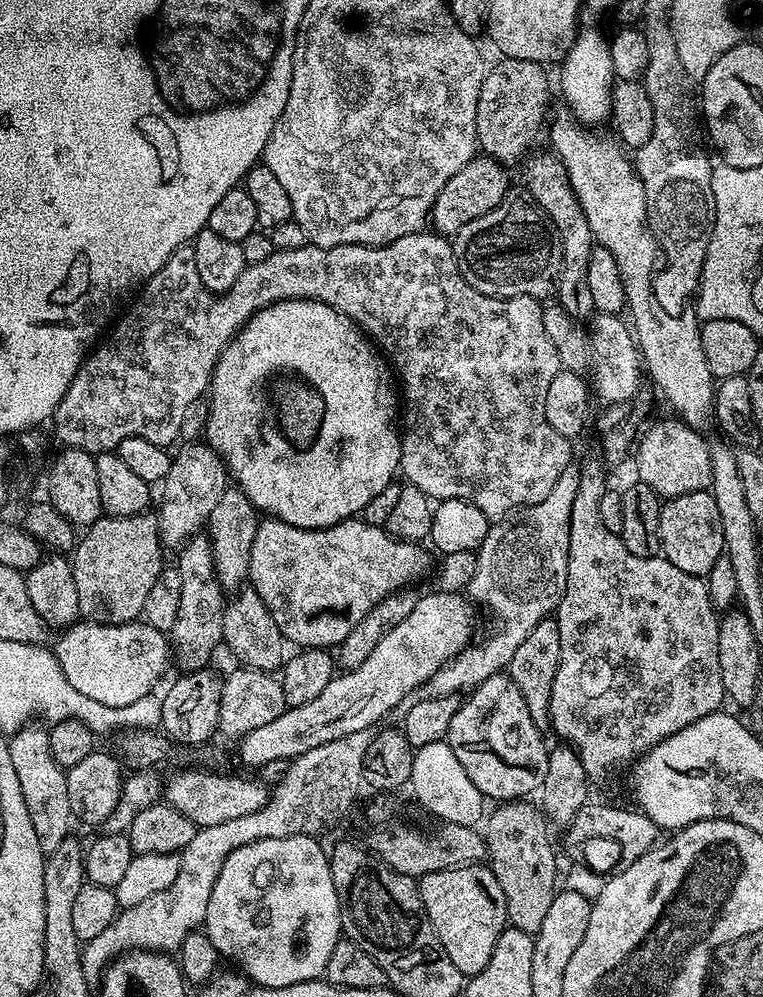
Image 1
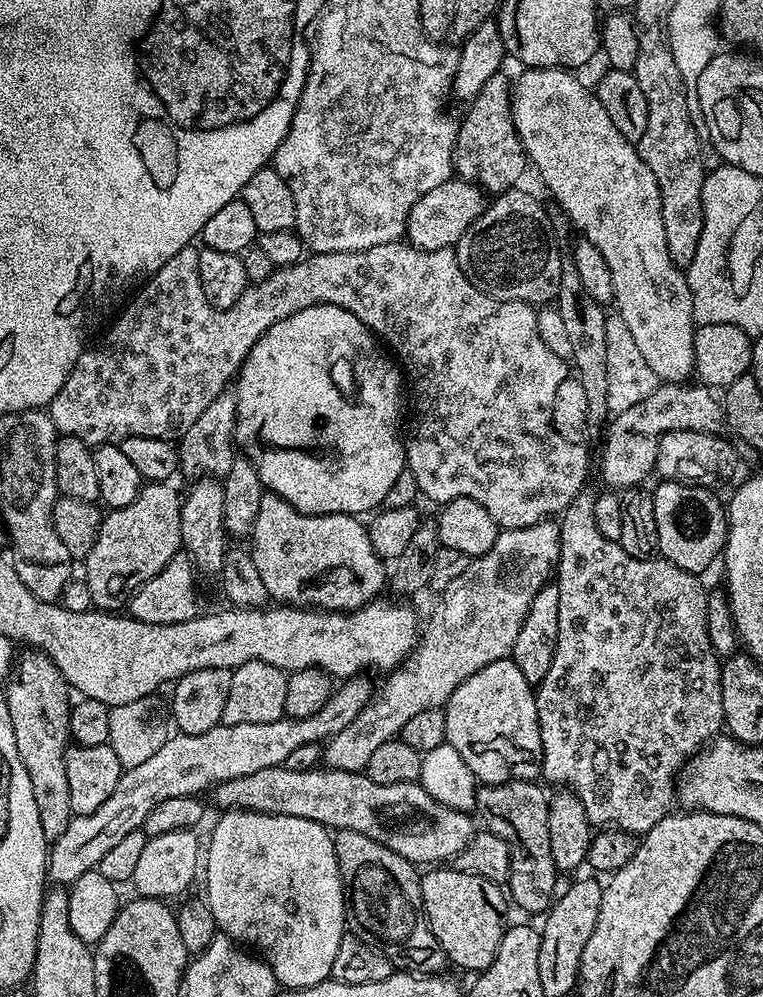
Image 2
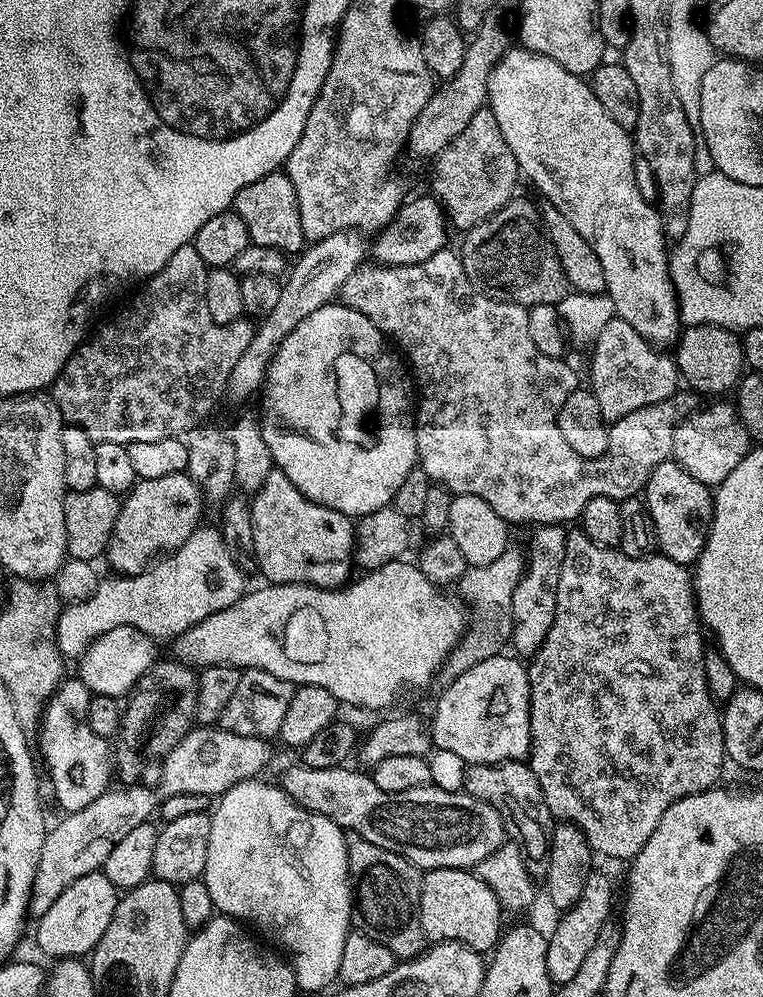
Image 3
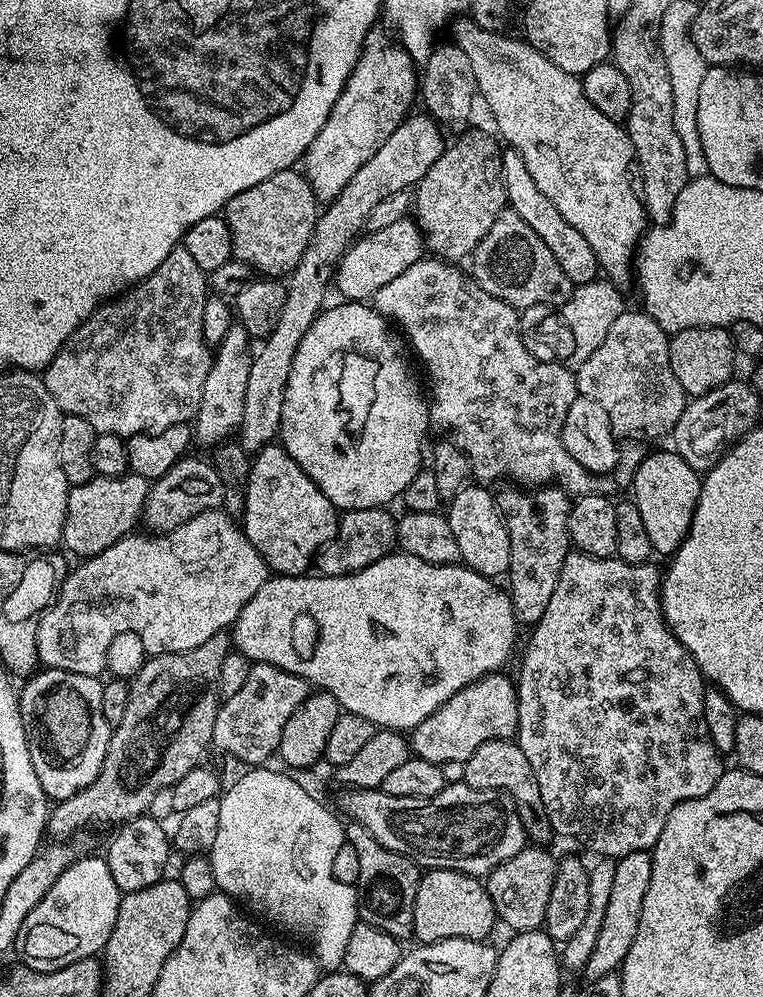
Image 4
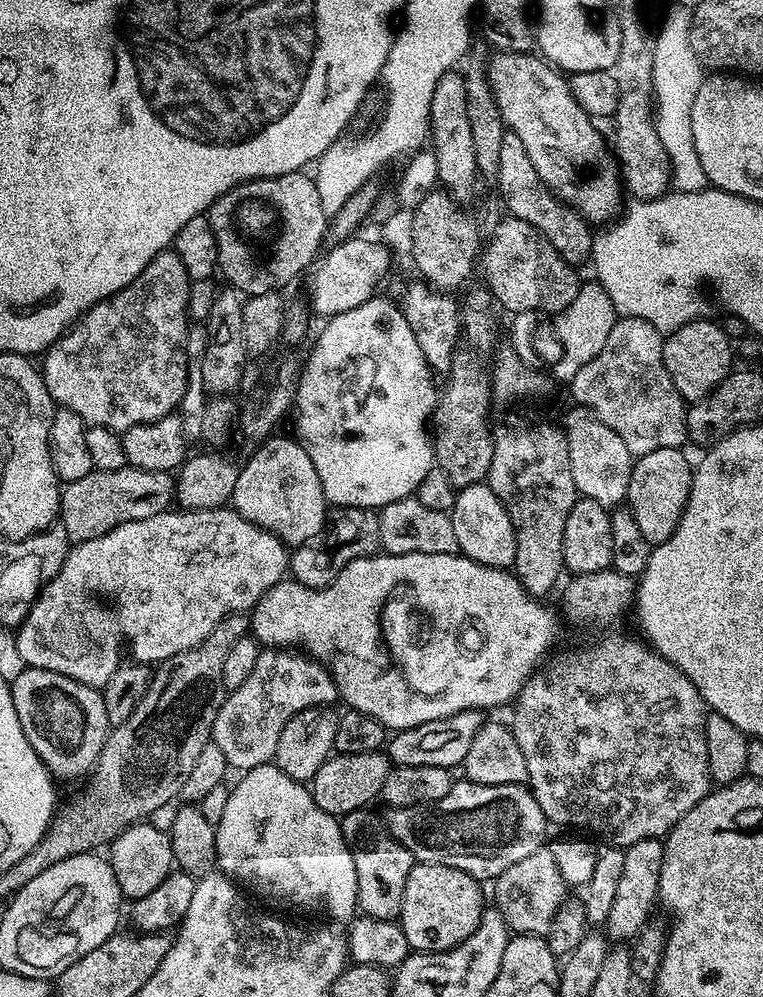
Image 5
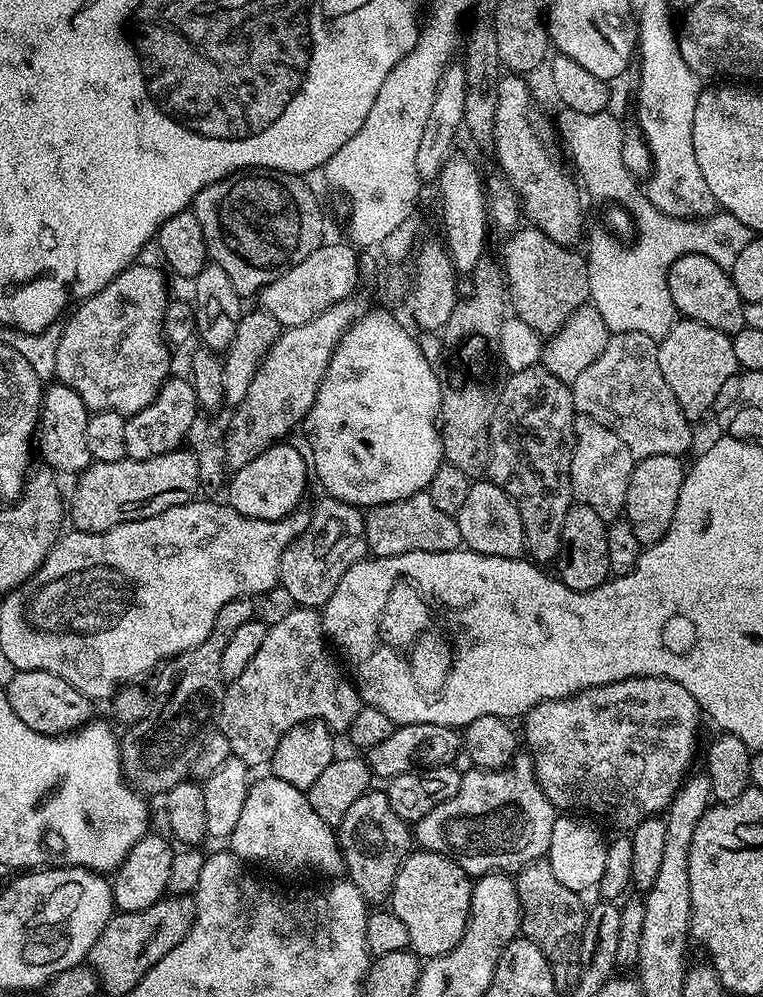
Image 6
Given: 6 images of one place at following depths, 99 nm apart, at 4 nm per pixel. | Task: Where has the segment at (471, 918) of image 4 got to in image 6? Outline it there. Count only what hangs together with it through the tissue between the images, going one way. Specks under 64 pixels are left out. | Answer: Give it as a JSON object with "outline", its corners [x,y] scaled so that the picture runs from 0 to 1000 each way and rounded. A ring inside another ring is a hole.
{"outline":[[[554,853],[536,855],[522,873],[522,881],[516,881],[511,913],[537,936],[539,954],[552,961],[565,961],[600,949],[613,928],[620,886],[620,880],[587,859]]]}

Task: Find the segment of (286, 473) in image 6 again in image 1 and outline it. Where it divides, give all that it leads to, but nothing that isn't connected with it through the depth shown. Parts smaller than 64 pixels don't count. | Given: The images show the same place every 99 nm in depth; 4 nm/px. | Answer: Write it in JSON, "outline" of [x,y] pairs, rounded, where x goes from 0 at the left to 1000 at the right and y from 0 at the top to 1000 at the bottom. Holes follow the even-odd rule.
{"outline":[[[346,520],[333,536],[325,582],[343,604],[349,604],[354,620],[364,624],[364,632],[370,632],[379,647],[434,651],[443,648],[510,594],[544,587],[549,578],[560,576],[561,569],[564,574],[569,562],[561,559],[562,551],[556,549],[550,544],[522,542],[509,537],[499,527],[482,526],[474,520],[451,522],[431,530],[392,530],[360,520]]]}

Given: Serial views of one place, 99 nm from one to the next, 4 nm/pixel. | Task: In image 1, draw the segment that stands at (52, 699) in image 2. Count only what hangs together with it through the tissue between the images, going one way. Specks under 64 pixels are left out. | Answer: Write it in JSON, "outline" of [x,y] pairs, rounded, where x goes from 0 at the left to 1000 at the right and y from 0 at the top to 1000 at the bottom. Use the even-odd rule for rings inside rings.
{"outline":[[[34,726],[14,735],[10,751],[13,764],[18,764],[18,776],[24,776],[24,788],[29,788],[34,812],[39,812],[39,824],[45,824],[45,837],[50,837],[50,849],[55,849],[62,857],[76,853],[76,849],[81,849],[84,842],[96,834],[97,819],[92,812],[92,796],[87,796],[88,773],[80,770],[68,755],[64,731],[51,730],[50,726]]]}

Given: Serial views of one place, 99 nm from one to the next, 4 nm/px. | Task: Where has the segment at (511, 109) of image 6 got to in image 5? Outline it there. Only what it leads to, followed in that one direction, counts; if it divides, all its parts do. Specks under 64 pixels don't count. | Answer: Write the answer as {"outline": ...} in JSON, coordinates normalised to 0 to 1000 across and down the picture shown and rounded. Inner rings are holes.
{"outline":[[[662,131],[658,147],[654,149],[653,190],[658,199],[662,200],[664,212],[670,216],[678,217],[684,223],[695,223],[695,227],[700,227],[700,231],[705,231],[710,235],[710,239],[716,239],[716,243],[721,243],[721,247],[726,247],[726,251],[731,251],[731,255],[737,255],[740,263],[751,267],[760,267],[764,261],[767,264],[775,258],[779,233],[771,222],[759,217],[746,205],[733,201],[710,183],[710,179],[705,179],[705,171],[700,171],[700,165],[695,162],[695,154],[689,154],[689,146],[679,138],[679,134],[667,131]]]}

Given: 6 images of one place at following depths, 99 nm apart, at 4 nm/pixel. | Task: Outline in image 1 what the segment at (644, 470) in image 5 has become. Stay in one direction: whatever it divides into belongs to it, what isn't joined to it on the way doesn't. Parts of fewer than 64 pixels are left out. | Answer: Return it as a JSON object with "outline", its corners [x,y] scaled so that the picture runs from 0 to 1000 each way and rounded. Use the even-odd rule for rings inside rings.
{"outline":[[[924,491],[920,493],[906,493],[904,495],[894,495],[893,497],[883,497],[875,501],[872,501],[865,508],[865,548],[868,551],[868,557],[872,562],[883,564],[883,568],[889,568],[889,572],[899,572],[899,576],[910,576],[919,580],[927,579],[928,574],[936,568],[936,564],[941,564],[941,560],[946,557],[950,557],[948,536],[946,536],[946,523],[945,517],[941,516],[940,505],[936,504],[932,492]]]}

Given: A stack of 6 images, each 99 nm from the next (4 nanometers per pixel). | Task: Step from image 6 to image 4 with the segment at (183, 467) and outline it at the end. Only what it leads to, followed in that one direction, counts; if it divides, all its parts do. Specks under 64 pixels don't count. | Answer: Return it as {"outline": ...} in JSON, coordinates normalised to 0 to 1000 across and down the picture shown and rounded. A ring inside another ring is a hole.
{"outline":[[[172,475],[155,479],[125,476],[118,483],[93,486],[87,504],[83,549],[89,549],[100,560],[114,560],[134,556],[139,548],[149,548],[149,544],[177,531],[173,529],[178,525],[185,525],[195,488],[195,481]]]}

